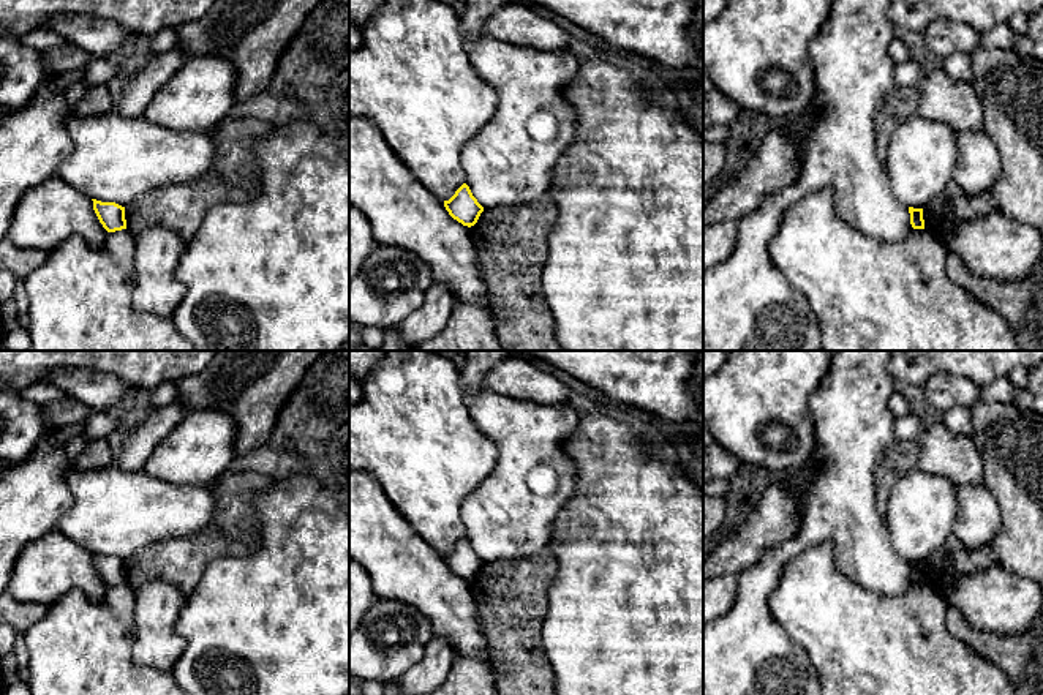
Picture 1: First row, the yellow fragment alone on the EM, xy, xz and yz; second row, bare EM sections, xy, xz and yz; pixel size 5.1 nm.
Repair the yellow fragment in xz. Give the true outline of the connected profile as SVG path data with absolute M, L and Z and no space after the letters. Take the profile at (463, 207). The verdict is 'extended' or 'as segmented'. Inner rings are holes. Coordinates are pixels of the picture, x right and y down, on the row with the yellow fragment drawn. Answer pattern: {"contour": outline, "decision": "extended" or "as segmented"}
{"contour": "M466 183L449 201L444 201L444 207L454 220L468 227L474 226L484 212Z", "decision": "as segmented"}

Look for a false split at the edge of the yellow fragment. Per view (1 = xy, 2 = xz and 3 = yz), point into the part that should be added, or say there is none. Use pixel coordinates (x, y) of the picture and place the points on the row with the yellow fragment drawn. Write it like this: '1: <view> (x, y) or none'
1: none
2: none
3: none

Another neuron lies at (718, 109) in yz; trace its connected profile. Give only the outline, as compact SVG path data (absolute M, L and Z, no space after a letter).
M703 68L703 131L733 122L741 112L743 109L717 88Z

